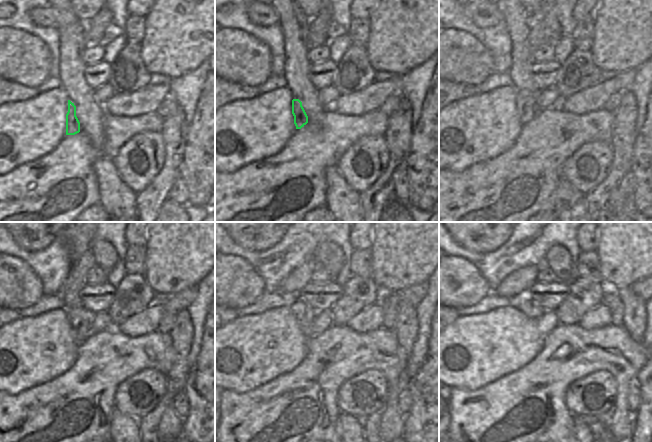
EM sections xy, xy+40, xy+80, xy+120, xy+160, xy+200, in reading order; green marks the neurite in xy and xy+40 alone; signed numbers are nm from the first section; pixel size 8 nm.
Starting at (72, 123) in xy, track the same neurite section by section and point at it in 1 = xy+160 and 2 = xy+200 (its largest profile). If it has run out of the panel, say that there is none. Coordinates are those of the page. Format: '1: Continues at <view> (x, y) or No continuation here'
1: Continues at xy+160 (305, 314)
2: Continues at xy+200 (530, 308)

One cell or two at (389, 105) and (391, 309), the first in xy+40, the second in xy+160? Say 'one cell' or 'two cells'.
one cell

